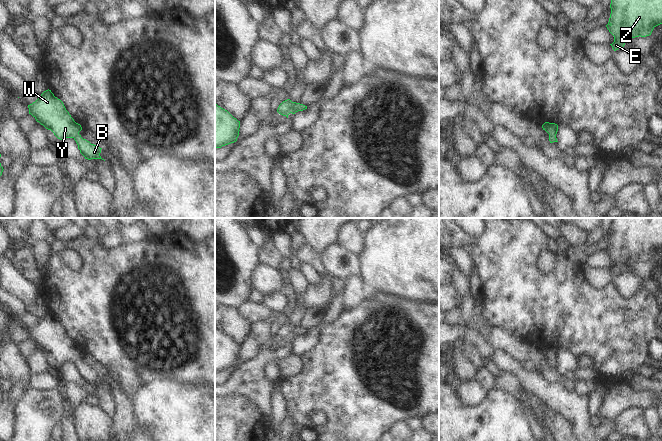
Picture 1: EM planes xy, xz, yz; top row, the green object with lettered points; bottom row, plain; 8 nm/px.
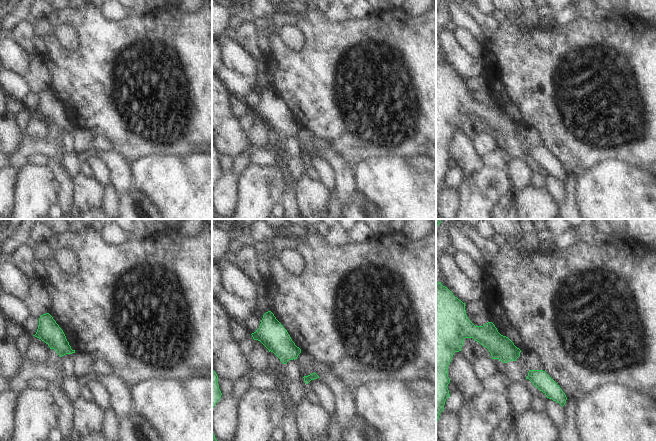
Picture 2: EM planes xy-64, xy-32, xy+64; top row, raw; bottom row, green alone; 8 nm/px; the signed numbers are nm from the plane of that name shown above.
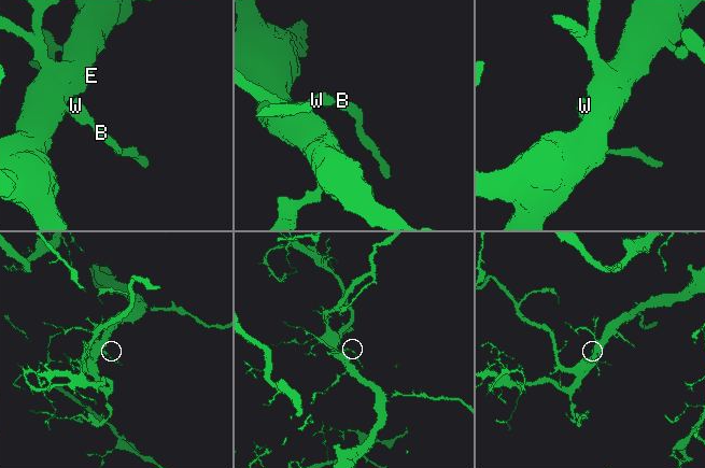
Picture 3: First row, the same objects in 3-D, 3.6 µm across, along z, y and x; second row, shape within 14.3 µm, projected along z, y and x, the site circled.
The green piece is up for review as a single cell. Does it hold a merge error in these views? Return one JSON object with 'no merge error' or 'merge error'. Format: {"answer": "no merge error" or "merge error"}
{"answer": "no merge error"}

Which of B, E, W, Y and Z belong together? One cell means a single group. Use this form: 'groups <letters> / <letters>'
groups B E W Y Z

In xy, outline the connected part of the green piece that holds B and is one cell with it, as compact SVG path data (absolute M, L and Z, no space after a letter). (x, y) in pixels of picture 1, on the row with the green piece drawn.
M51 90L44 91L28 108L29 114L46 129L51 130L58 139L73 138L85 159L102 159L102 148L81 137L81 125L74 121L63 102Z

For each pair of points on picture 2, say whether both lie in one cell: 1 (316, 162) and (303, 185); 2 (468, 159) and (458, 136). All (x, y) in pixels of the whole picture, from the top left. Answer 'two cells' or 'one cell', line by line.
1: two cells
2: one cell

